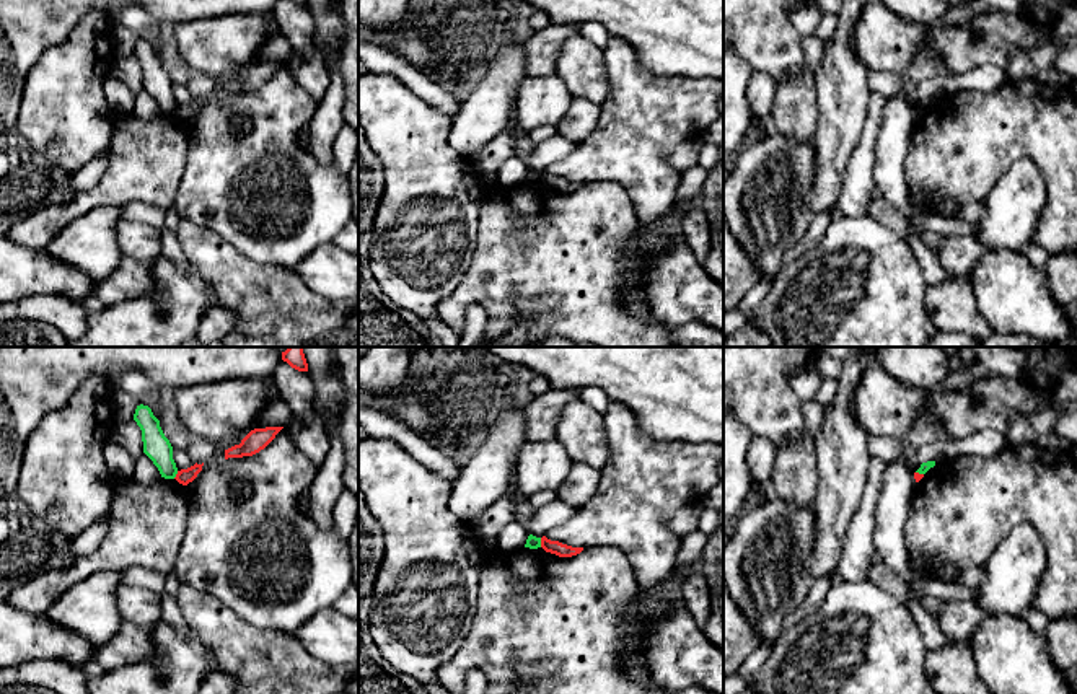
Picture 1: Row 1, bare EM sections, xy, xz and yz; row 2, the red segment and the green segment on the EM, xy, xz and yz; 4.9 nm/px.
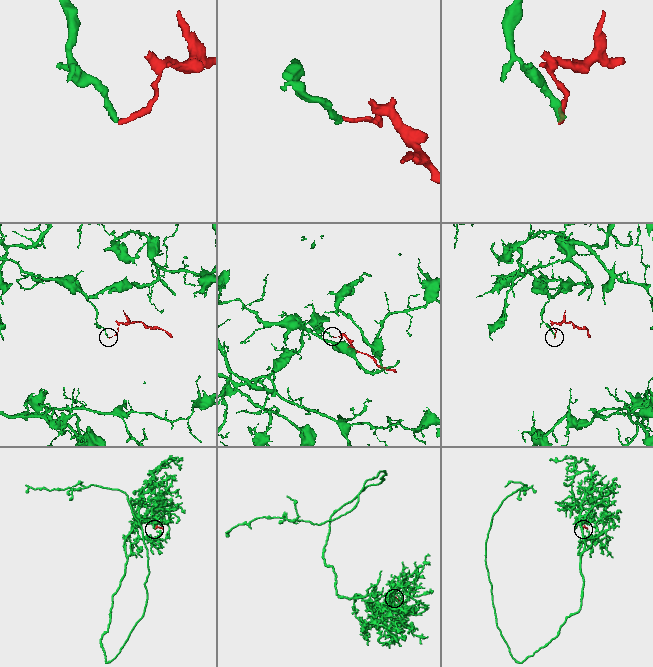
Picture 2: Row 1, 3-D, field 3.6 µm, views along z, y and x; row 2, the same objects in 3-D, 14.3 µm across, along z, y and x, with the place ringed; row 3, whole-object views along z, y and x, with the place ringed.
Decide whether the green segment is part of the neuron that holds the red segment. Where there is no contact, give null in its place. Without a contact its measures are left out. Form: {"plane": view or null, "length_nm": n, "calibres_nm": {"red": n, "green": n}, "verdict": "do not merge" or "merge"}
{"plane": "xz", "length_nm": 50, "calibres_nm": {"red": 70, "green": 60}, "verdict": "do not merge"}

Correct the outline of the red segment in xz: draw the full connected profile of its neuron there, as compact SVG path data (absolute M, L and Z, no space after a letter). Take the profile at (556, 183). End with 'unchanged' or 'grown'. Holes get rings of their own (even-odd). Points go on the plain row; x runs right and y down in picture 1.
M546 171L541 173L541 182L546 187L556 189L559 192L572 192L583 186L583 182L572 182L572 181L562 179L559 176L551 176Z; unchanged

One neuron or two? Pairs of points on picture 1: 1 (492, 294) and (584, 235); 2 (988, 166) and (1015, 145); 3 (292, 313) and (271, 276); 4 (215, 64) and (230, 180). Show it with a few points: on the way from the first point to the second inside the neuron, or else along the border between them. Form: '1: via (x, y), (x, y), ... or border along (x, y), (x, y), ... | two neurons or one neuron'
1: via (515, 276), (538, 271), (561, 251) | one neuron
2: via (994, 160), (1009, 145) | one neuron
3: via (282, 303), (271, 292), (271, 285) | one neuron
4: border along (248, 65), (237, 67), (215, 79) | two neurons

